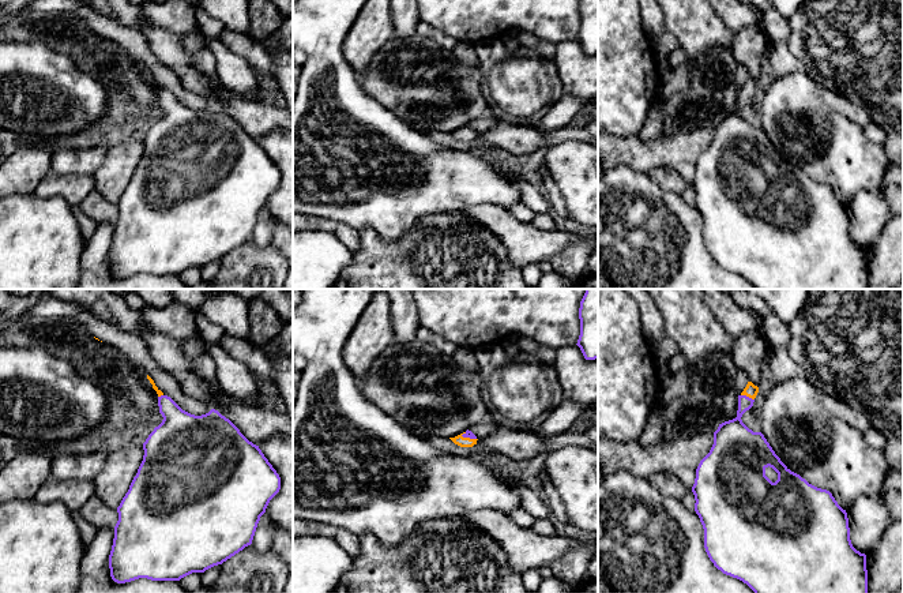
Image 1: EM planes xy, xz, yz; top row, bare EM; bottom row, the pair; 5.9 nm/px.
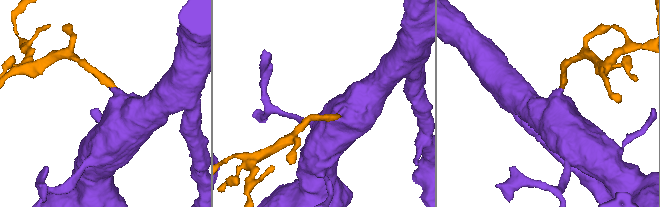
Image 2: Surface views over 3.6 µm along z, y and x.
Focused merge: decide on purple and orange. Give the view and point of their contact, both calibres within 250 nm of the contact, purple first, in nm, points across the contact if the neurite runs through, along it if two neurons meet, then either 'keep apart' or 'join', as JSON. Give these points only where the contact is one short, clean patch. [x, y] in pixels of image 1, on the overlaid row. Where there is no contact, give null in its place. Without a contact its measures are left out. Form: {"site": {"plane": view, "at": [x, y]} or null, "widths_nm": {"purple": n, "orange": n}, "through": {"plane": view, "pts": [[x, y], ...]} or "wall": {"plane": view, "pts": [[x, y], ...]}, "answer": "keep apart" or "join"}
{"site": {"plane": "yz", "at": [748, 397]}, "widths_nm": {"purple": 200, "orange": 80}, "through": {"plane": "yz", "pts": [[733, 436], [738, 415], [748, 397], [751, 390]]}, "answer": "join"}

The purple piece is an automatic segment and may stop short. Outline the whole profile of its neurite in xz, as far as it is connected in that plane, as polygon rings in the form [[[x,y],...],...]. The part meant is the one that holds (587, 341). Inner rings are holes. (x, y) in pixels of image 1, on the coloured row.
[[[586,289],[579,308],[580,335],[577,346],[586,360],[598,359],[598,289]]]

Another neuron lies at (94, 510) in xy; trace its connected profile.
[[[97,495],[91,496],[80,508],[82,517],[93,523],[97,530],[113,528],[118,521],[117,508],[106,506]]]

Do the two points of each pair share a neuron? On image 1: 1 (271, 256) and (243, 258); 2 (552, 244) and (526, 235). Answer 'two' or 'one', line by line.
1: one
2: one

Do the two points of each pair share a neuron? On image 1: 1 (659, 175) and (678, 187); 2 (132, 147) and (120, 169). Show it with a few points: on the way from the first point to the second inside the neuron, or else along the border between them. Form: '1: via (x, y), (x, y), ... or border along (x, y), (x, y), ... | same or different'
1: via (663, 176), (674, 183) | same
2: via (130, 153), (120, 164) | same

